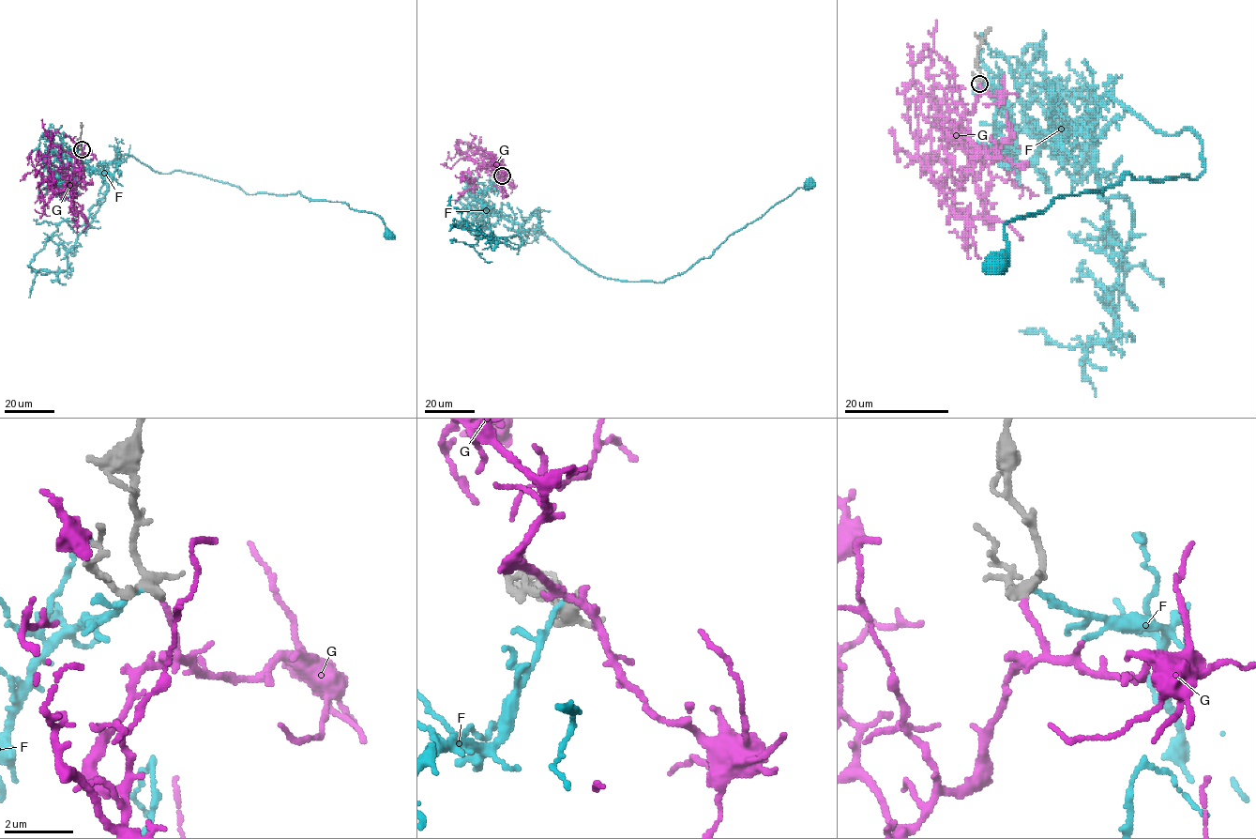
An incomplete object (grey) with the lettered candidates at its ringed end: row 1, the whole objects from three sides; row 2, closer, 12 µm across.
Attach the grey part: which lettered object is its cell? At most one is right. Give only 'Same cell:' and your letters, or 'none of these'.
Same cell: G

